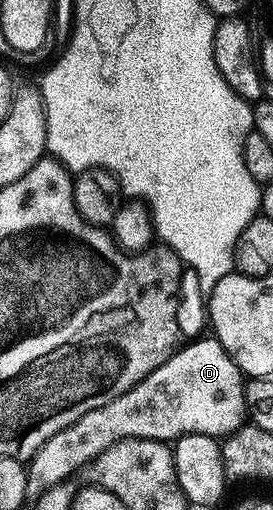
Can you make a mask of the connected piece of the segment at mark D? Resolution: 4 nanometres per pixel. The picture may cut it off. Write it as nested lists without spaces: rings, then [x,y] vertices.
[[[215,336],[181,345],[150,376],[122,392],[102,408],[86,412],[68,429],[50,436],[27,463],[29,487],[47,488],[63,483],[78,466],[87,465],[99,452],[123,438],[154,438],[168,442],[183,434],[205,434],[220,440],[245,425],[245,375]]]

